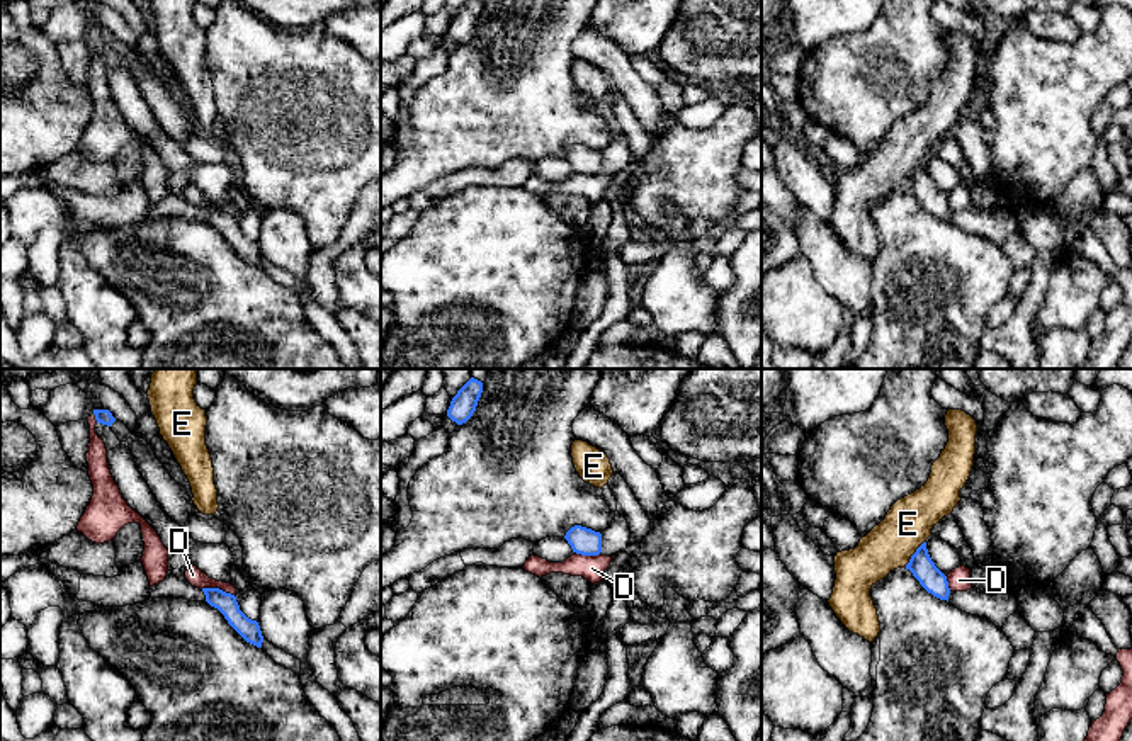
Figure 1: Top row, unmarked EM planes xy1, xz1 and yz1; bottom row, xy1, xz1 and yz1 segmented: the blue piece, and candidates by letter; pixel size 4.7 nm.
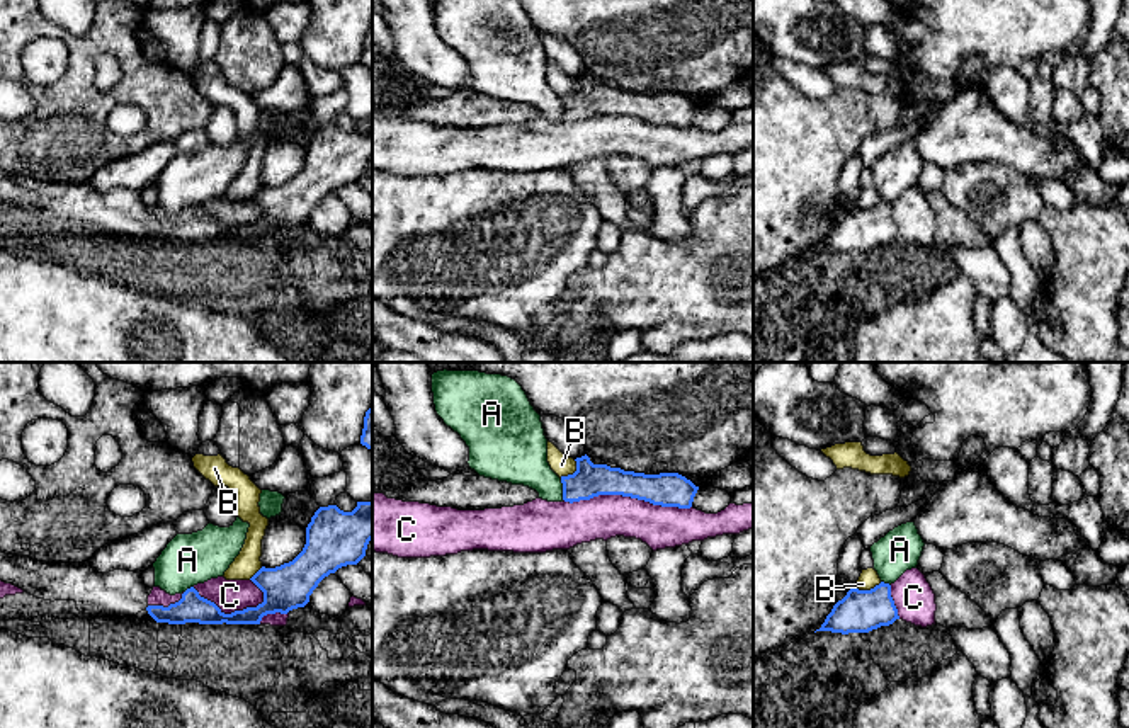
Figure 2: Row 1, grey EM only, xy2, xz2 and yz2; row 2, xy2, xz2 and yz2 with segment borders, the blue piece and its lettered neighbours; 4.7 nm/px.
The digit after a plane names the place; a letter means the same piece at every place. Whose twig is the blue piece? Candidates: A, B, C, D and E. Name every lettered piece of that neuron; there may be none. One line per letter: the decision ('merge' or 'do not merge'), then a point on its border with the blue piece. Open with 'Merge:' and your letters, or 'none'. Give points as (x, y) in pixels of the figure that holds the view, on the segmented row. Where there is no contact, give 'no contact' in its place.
Merge: none
A: do not merge; contact xz2 (563, 489)
B: do not merge; contact xz2 (573, 473)
C: do not merge; contact xz2 (628, 495)
D: do not merge; contact xy1 (218, 588)
E: do not merge; contact yz1 (913, 554)

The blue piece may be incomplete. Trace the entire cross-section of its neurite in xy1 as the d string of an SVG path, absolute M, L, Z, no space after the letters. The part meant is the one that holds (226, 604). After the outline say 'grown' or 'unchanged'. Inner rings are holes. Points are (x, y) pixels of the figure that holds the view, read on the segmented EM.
M202 588L206 602L218 608L228 624L250 644L262 648L263 636L257 620L248 619L236 602L236 597L219 588Z | unchanged

